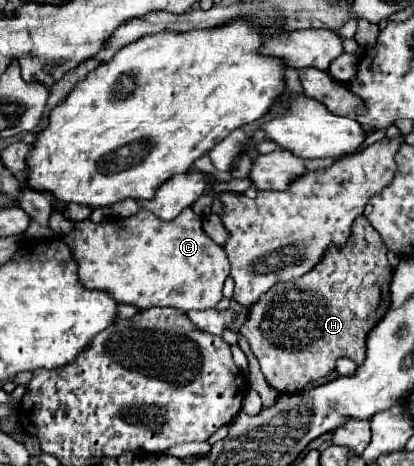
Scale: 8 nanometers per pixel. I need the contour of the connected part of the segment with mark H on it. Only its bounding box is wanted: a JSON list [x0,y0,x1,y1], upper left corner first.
[241,216,393,392]

